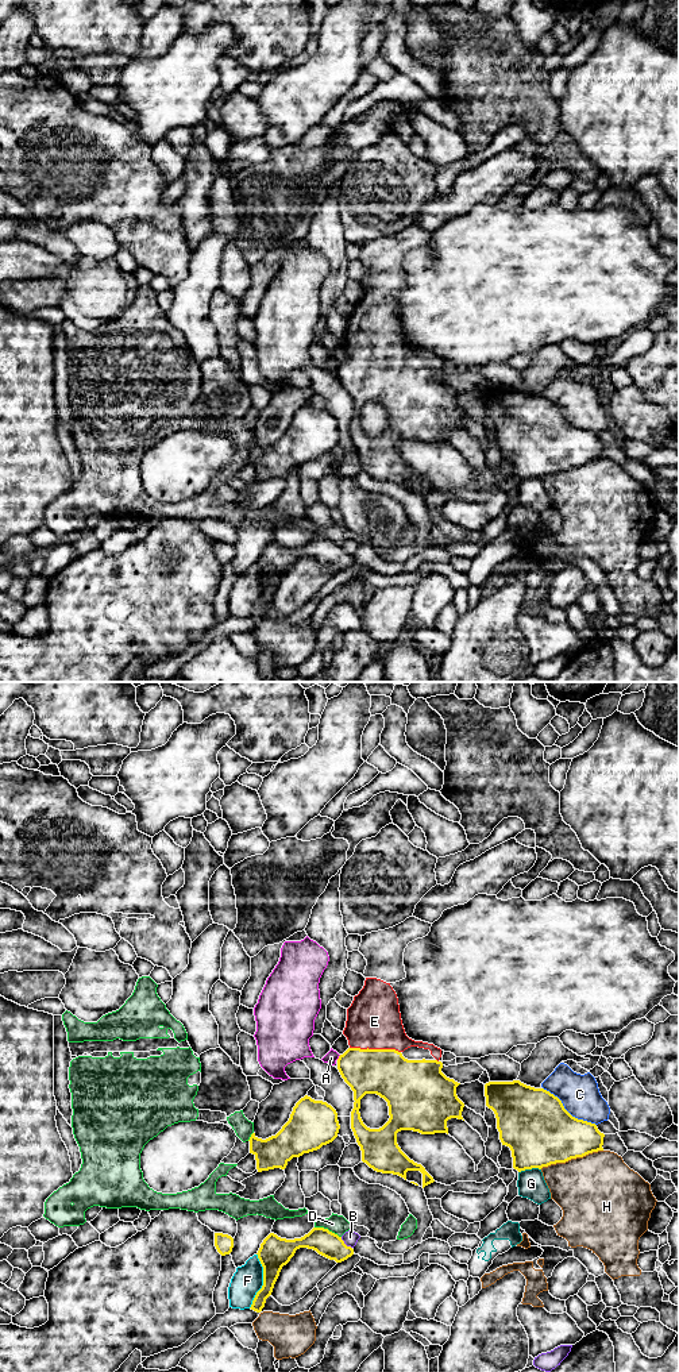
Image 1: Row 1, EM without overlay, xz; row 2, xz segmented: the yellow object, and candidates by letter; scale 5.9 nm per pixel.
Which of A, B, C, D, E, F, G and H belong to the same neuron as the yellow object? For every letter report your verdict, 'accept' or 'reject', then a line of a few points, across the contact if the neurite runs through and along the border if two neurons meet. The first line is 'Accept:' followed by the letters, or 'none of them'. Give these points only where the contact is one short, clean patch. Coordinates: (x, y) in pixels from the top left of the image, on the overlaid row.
Accept: E
A: reject
B: reject
C: reject
D: reject
E: accept
F: reject
G: reject
H: reject

